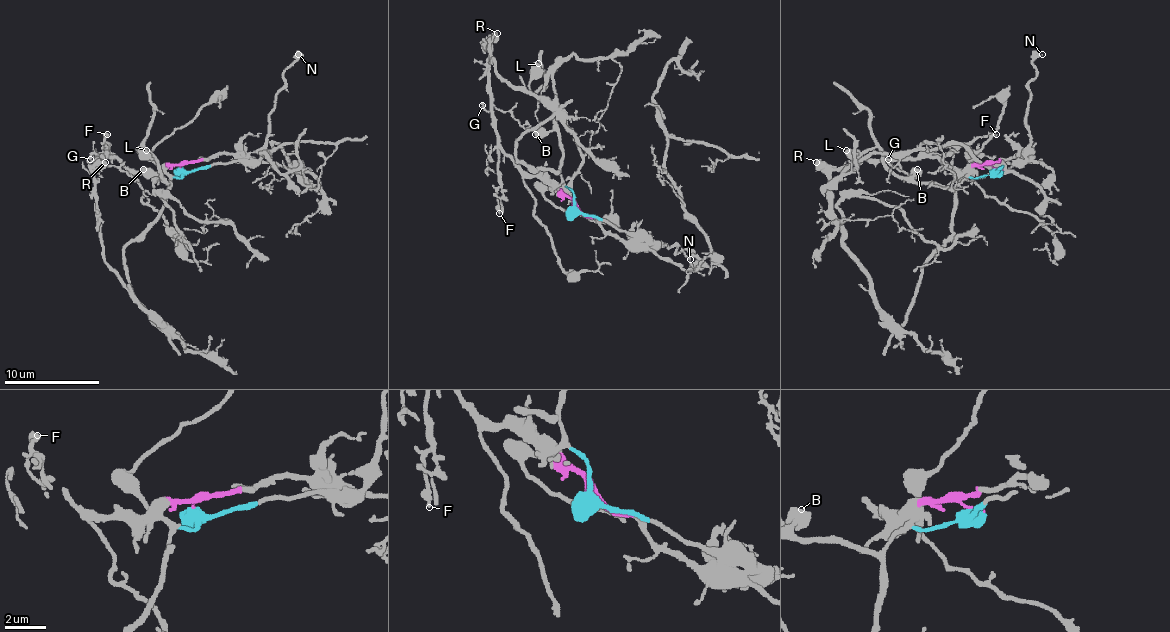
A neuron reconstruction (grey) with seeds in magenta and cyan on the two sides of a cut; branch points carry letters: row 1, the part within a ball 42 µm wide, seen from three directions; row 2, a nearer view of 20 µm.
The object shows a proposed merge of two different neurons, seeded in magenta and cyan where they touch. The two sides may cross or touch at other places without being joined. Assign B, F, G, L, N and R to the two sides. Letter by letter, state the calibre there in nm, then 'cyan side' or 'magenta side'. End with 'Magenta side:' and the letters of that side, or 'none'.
B: 650 nm | cyan side
F: 300 nm | magenta side
G: 180 nm | magenta side
L: 420 nm | cyan side
N: 380 nm | cyan side
R: 500 nm | magenta side
Magenta side: F, G, R

